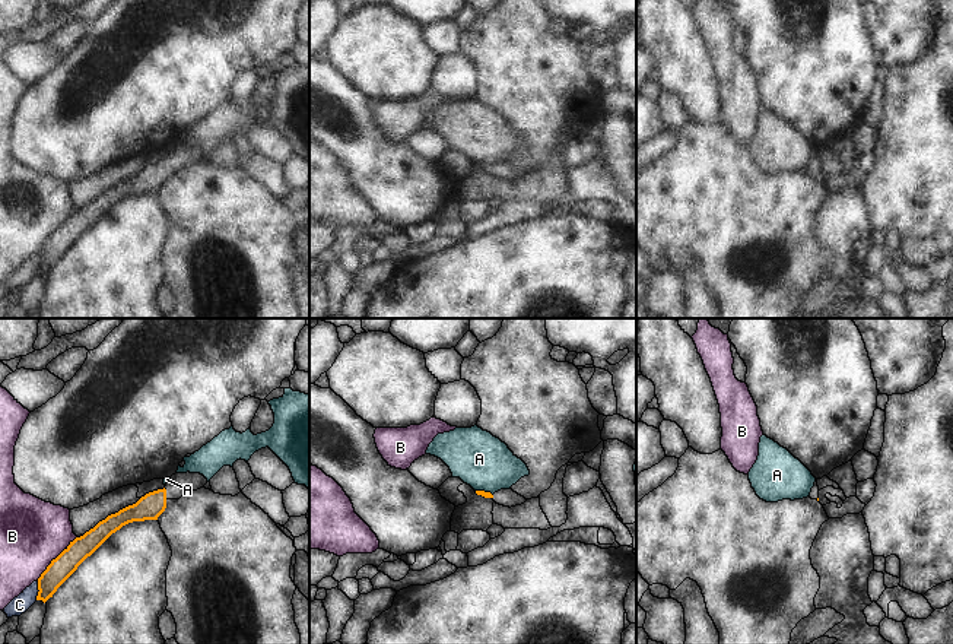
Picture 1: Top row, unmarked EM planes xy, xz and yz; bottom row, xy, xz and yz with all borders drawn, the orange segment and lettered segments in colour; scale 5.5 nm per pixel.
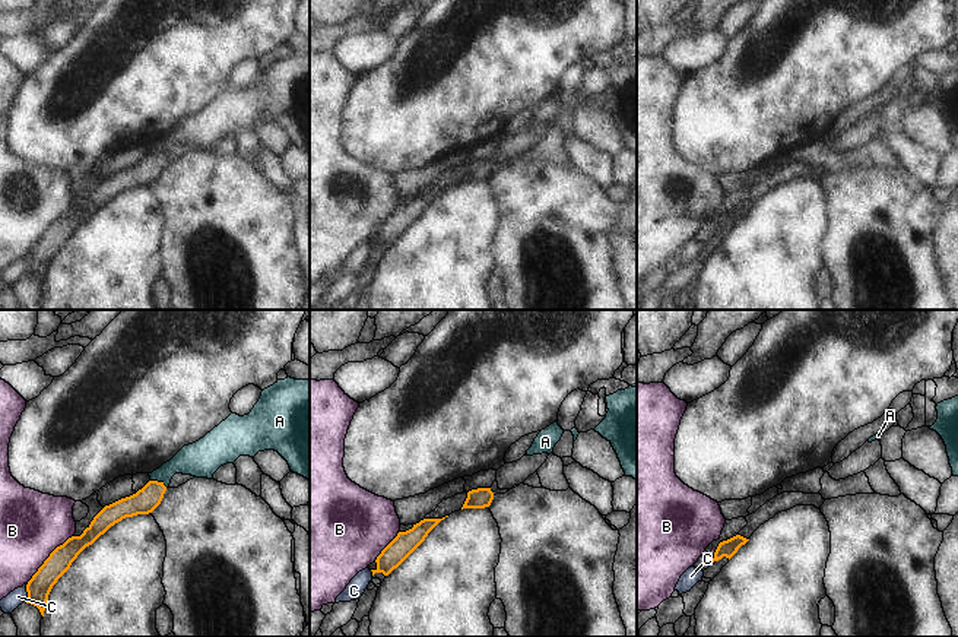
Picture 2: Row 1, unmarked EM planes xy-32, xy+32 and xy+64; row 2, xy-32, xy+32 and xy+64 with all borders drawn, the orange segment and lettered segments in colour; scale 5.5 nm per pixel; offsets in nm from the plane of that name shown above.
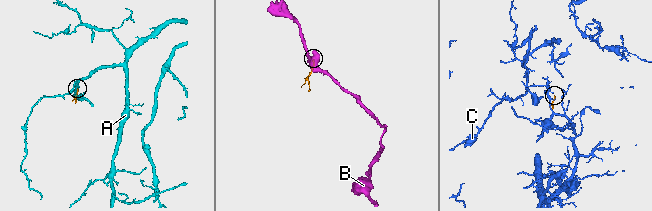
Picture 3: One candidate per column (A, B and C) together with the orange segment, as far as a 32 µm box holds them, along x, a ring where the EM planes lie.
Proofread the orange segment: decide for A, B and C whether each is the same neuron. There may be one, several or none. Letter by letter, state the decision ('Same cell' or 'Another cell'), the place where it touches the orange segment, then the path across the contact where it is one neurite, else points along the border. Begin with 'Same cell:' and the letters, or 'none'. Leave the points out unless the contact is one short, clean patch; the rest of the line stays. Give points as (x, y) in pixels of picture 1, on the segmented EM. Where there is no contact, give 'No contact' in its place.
Same cell: none
A: Another cell. Touches orange at xz (483, 491)
B: Another cell. Touches orange at xy (56, 558)
C: Another cell. Touches orange at xy (38, 589). Boundary: xy (38, 581), (35, 599).

